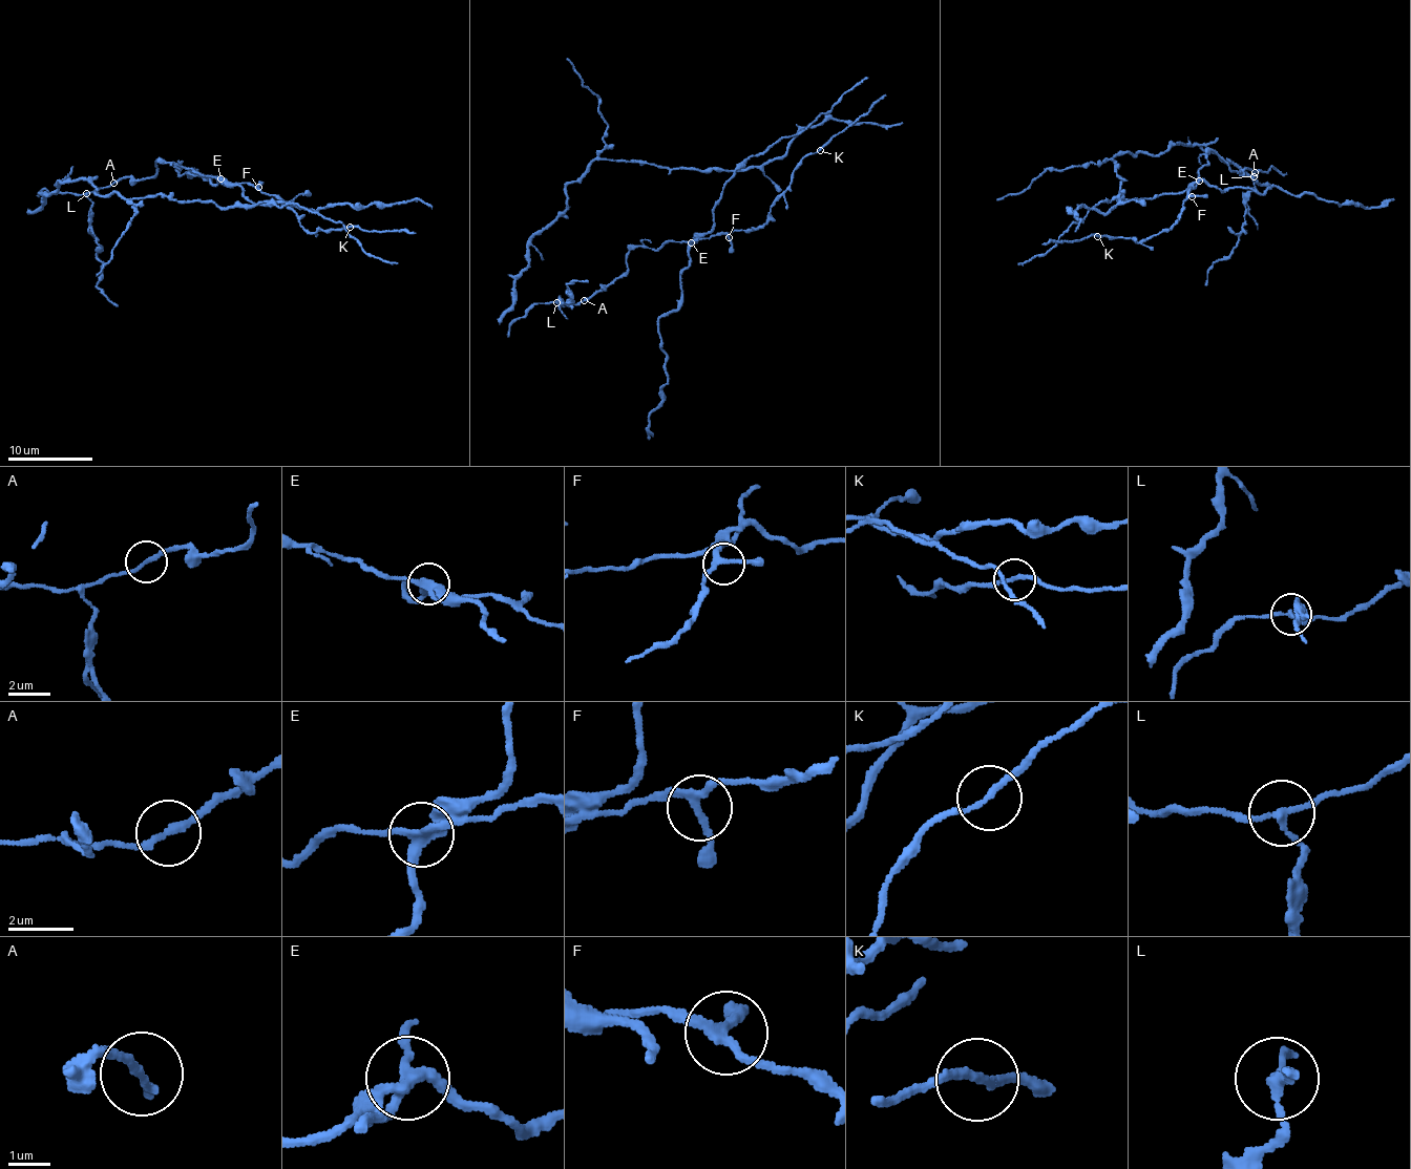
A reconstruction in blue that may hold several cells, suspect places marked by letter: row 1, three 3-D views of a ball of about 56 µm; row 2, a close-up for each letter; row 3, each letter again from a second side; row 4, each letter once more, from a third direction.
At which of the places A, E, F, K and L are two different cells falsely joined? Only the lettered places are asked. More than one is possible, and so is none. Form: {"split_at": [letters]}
{"split_at": ["E", "L"]}

